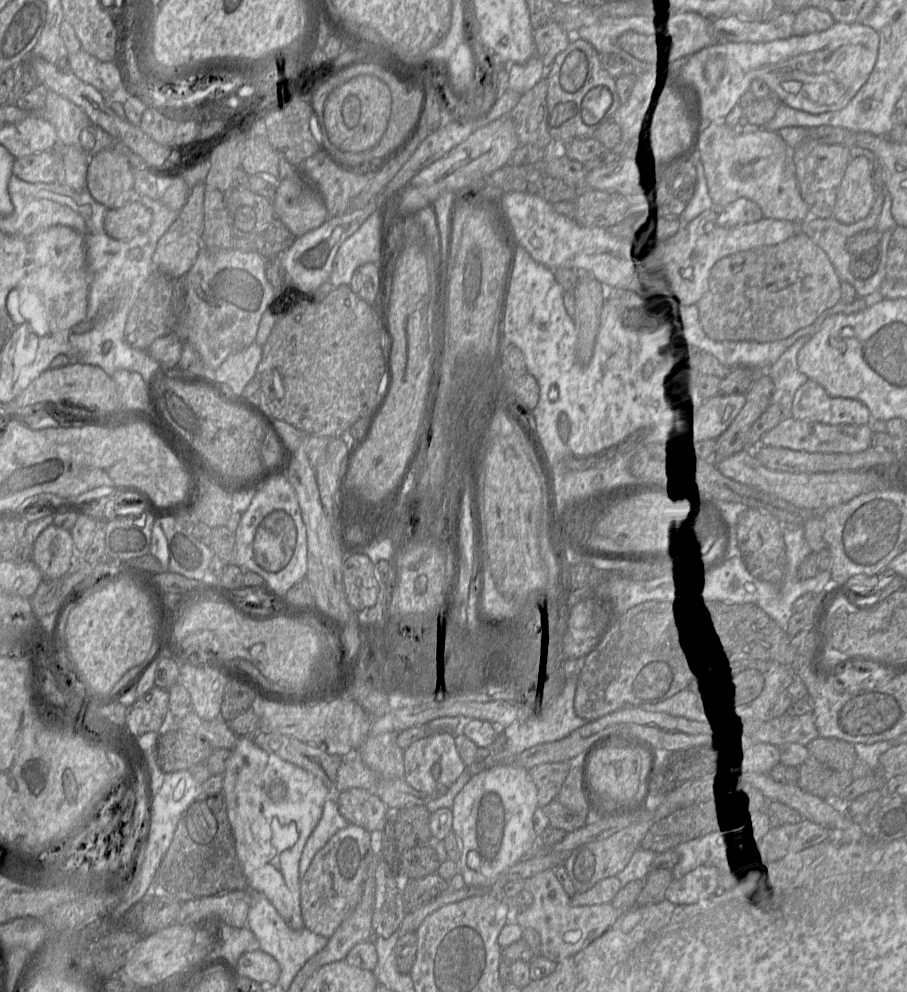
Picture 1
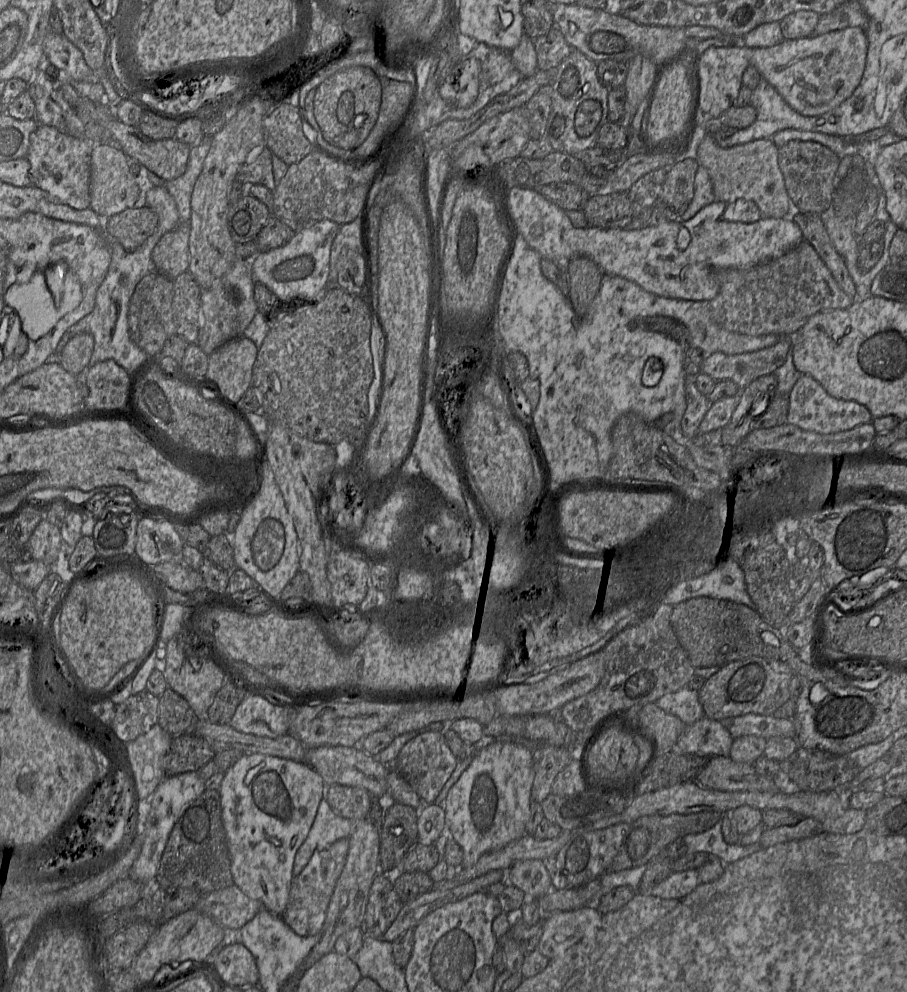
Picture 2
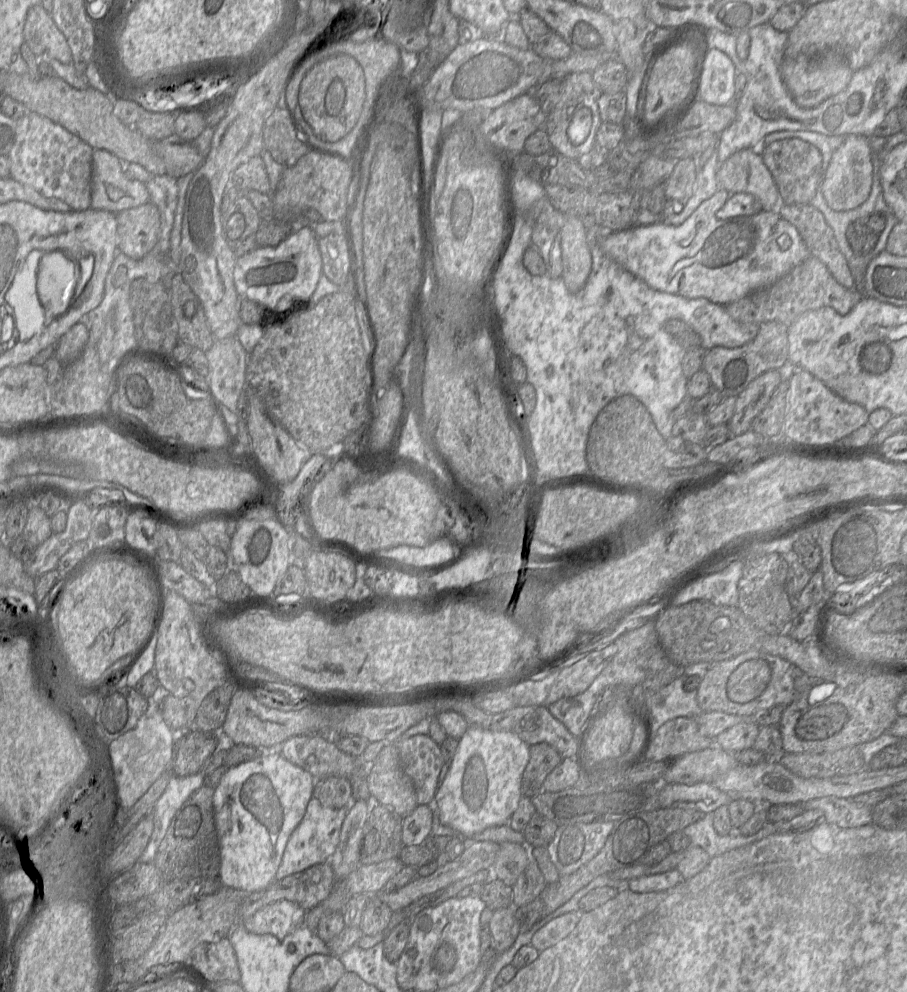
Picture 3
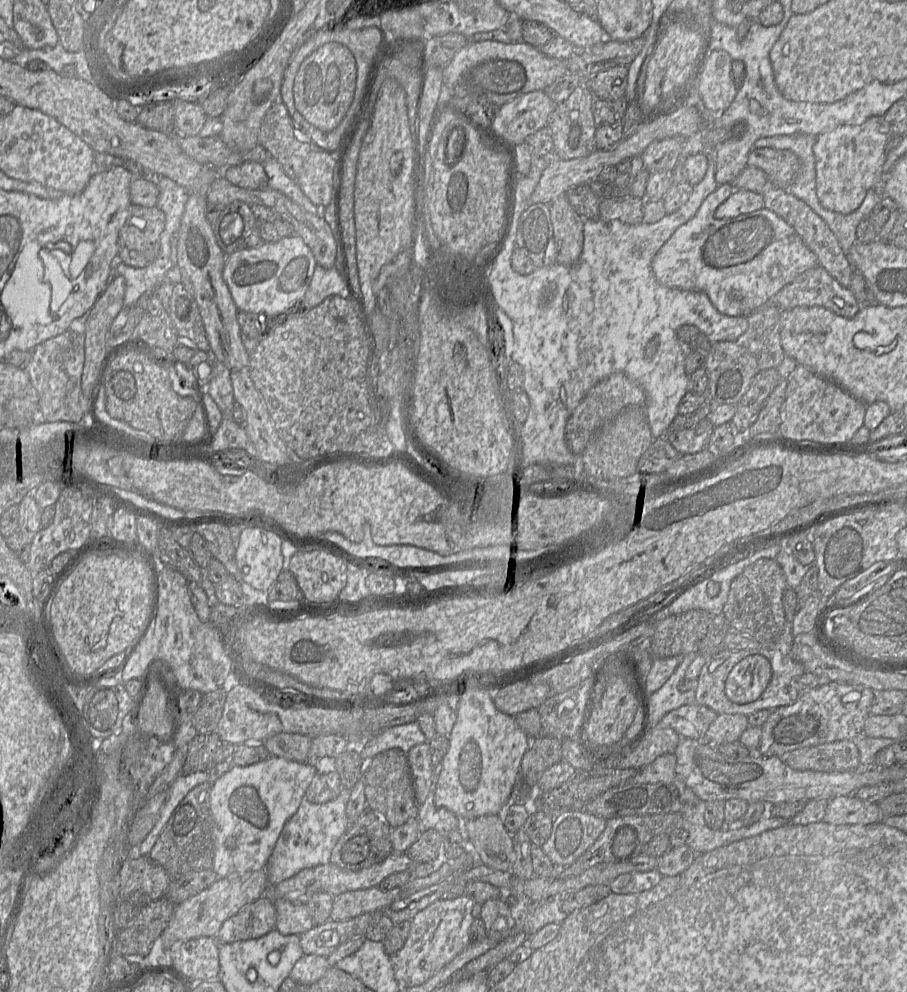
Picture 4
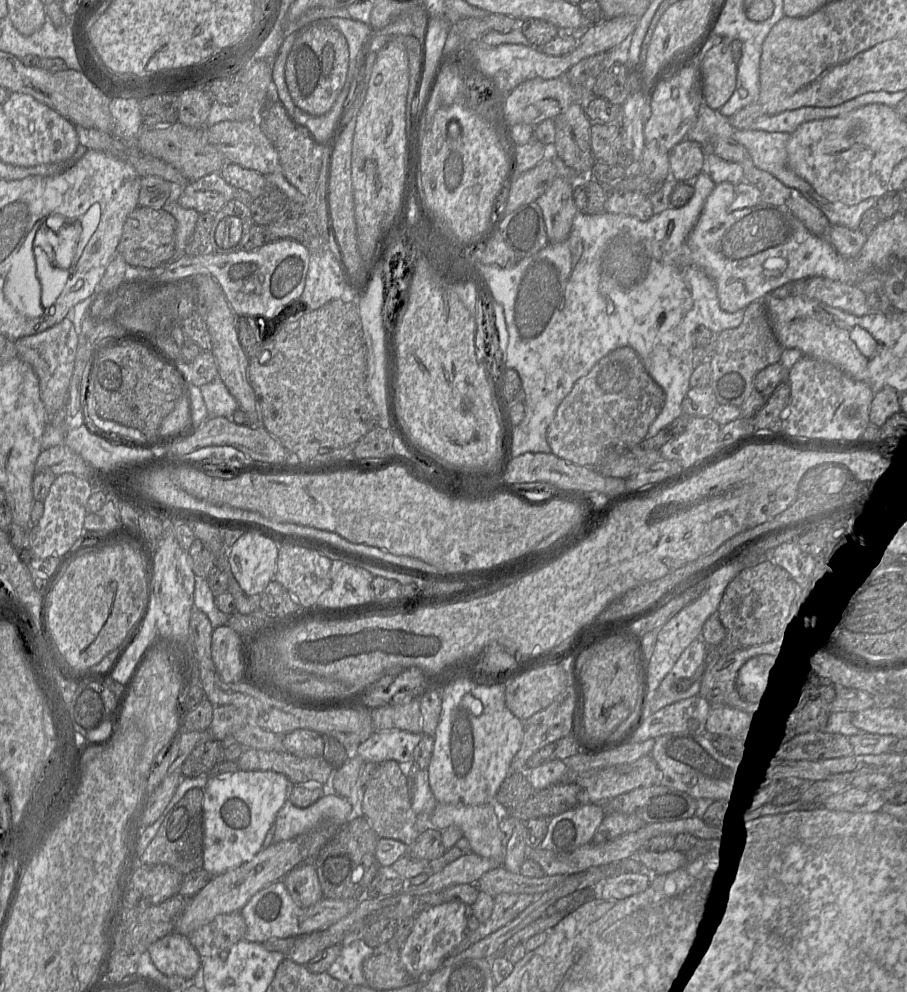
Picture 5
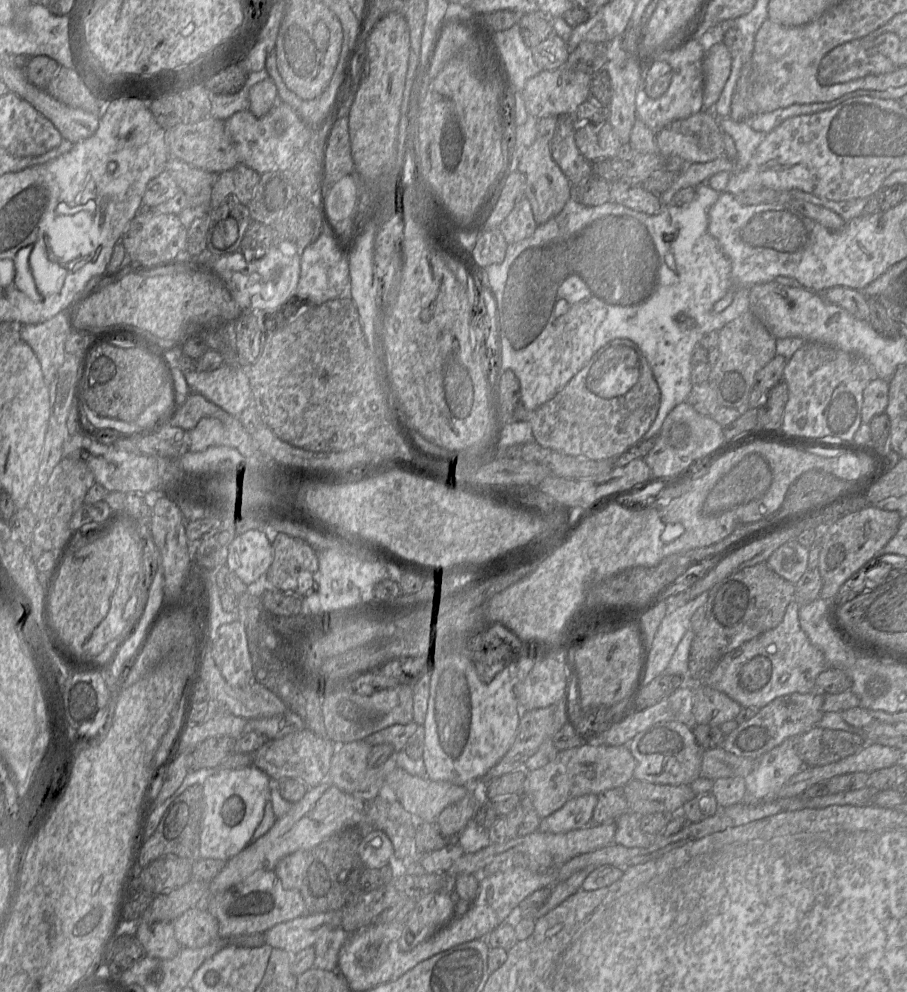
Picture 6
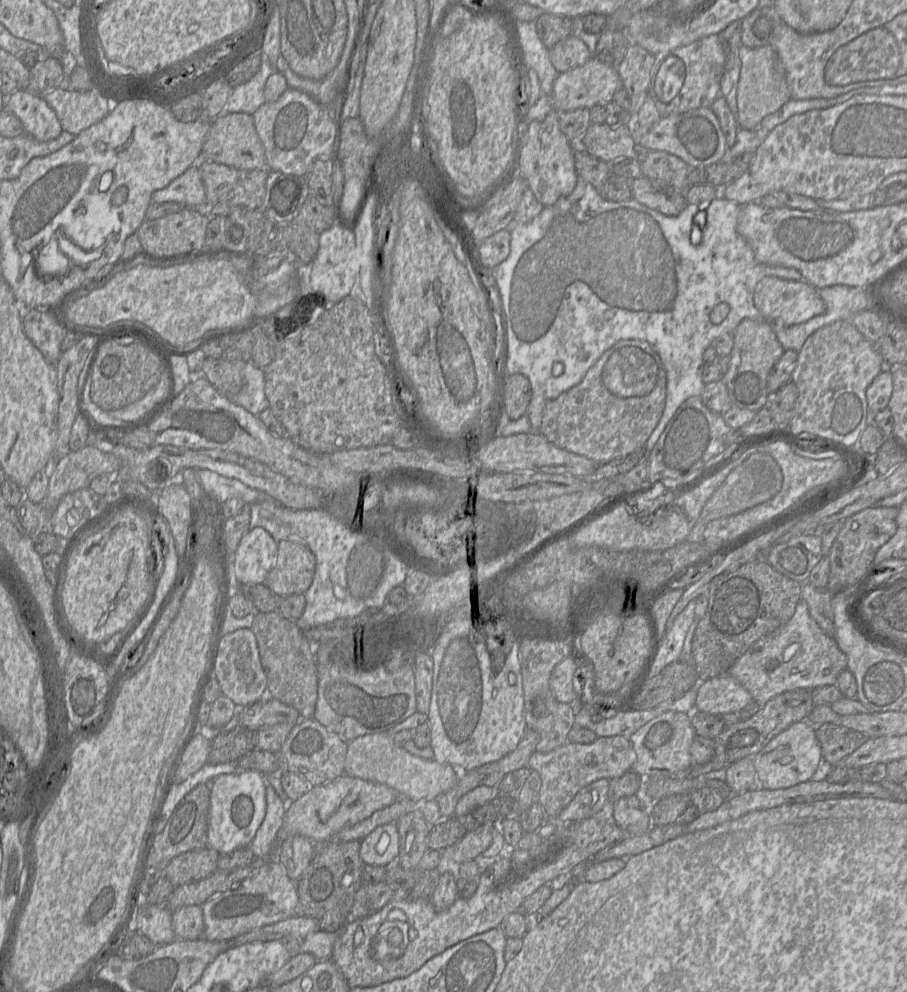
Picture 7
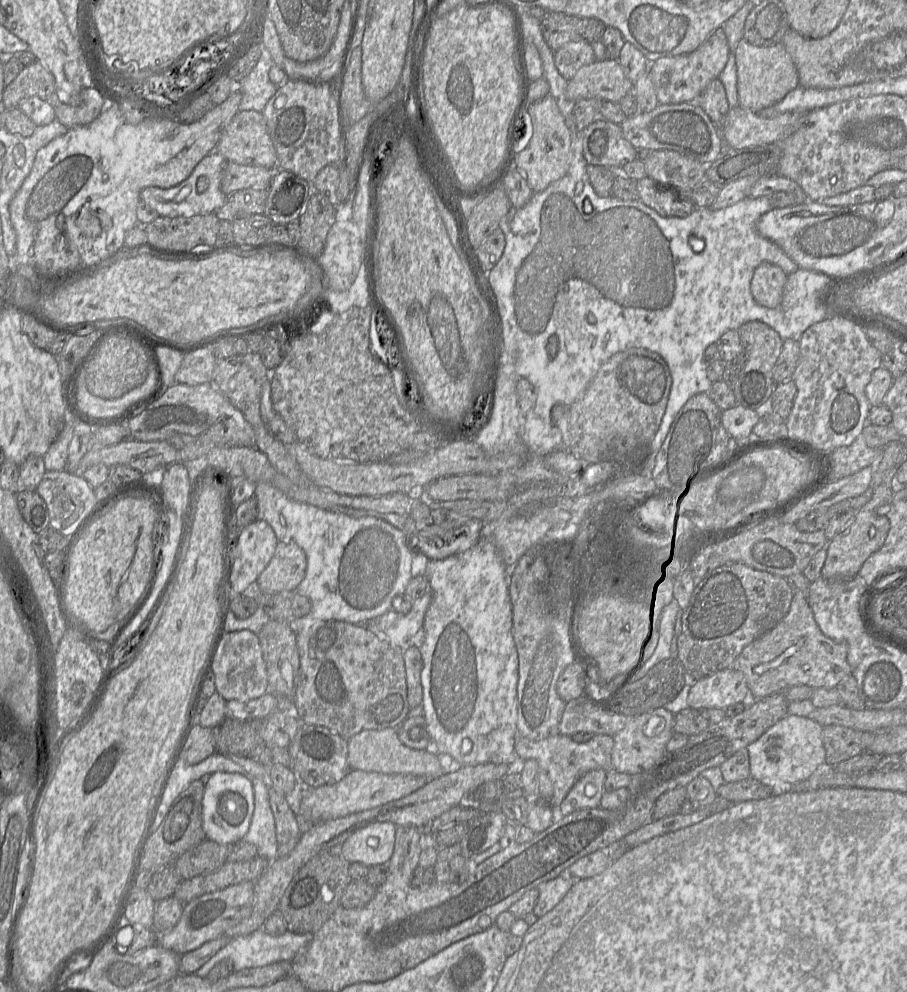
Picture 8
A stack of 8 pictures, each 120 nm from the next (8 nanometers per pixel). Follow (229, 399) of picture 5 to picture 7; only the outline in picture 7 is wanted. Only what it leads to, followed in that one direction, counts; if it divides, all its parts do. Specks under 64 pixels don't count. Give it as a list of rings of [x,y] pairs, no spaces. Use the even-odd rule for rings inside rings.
[[[246,361],[242,368],[242,376],[244,385],[234,398],[234,403],[258,416],[263,410],[269,408],[265,395],[264,371],[251,361]]]

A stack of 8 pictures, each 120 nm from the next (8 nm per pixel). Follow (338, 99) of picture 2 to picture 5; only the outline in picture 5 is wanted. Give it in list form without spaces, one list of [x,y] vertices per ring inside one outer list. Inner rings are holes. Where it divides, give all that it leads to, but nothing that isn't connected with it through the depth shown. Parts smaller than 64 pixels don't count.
[[[310,25],[295,40],[285,64],[285,81],[295,106],[310,115],[323,115],[343,88],[349,66],[345,37],[330,25]]]

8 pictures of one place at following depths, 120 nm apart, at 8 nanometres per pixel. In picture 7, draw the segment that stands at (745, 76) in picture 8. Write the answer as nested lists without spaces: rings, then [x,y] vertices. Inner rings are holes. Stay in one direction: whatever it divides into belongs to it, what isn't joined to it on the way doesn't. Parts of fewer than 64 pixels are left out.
[[[743,44],[738,48],[741,70],[737,89],[736,119],[740,128],[757,129],[761,120],[776,112],[791,99],[786,74],[778,53],[771,45],[750,48]]]

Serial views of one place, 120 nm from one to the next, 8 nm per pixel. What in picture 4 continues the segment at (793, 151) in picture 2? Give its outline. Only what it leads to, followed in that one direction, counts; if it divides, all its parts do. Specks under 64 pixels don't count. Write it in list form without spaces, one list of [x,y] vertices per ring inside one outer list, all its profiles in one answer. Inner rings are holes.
[[[753,148],[747,164],[762,169],[776,187],[788,189],[799,176],[800,160],[787,149]]]

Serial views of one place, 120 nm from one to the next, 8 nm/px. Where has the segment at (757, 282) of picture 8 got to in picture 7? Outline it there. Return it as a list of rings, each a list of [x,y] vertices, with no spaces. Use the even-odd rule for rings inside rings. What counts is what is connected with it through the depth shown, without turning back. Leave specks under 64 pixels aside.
[[[765,276],[755,286],[754,304],[764,317],[773,325],[791,326],[806,322],[814,316],[823,314],[826,305],[818,289],[805,280],[787,280],[776,276]]]

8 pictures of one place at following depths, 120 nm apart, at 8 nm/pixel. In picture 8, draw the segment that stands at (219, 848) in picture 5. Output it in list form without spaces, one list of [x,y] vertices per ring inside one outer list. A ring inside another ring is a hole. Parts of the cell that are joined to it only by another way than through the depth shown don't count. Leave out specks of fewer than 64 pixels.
[[[218,771],[209,775],[202,801],[203,830],[206,838],[231,846],[247,834],[255,809],[252,781],[240,774]]]

